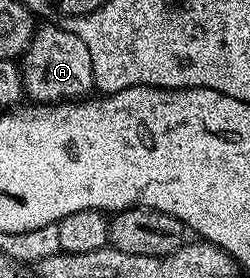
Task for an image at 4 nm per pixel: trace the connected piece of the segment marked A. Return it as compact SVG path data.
M45 23L36 30L33 41L20 58L21 81L25 85L24 96L38 105L73 103L85 99L94 92L91 55L83 39L70 29L57 23Z

